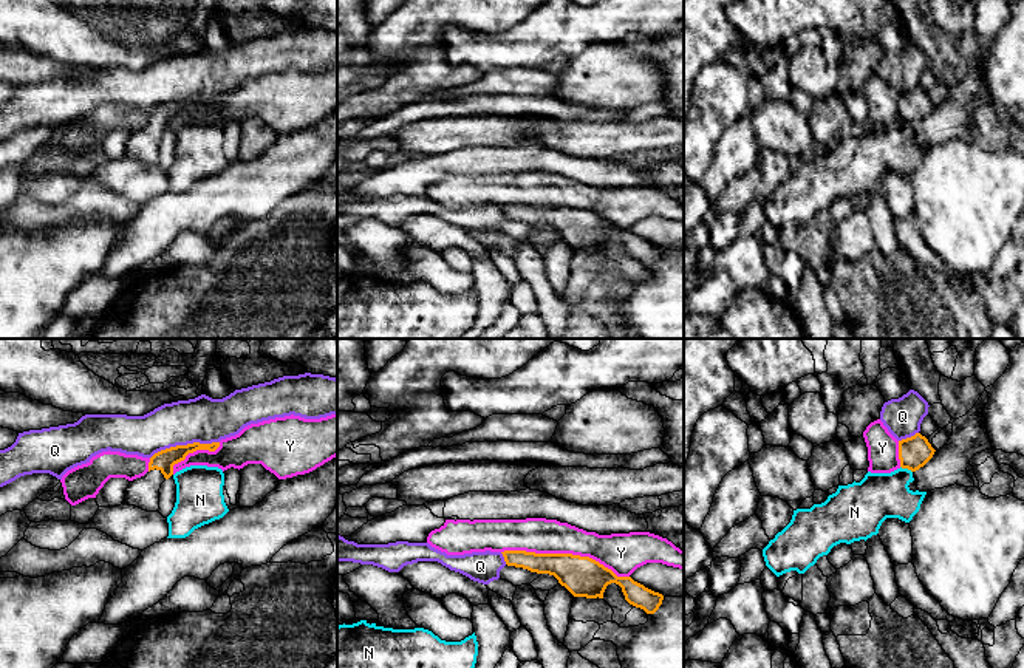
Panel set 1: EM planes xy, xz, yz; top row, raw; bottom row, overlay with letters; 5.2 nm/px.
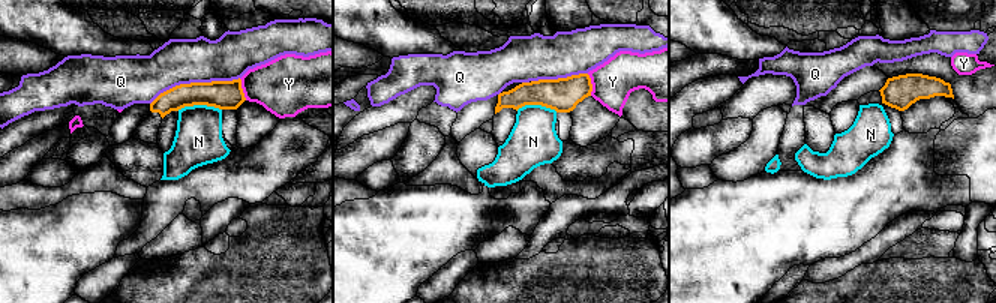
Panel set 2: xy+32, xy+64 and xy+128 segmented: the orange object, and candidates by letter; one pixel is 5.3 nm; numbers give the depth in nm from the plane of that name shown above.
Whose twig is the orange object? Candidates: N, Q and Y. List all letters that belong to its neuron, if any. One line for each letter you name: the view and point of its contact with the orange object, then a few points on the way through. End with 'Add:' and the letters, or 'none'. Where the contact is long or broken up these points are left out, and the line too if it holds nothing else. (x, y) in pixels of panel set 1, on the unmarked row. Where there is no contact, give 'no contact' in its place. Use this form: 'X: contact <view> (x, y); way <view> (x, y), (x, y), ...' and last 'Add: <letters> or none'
N: contact yz (907, 121); way yz (914, 105), (907, 121), (877, 150)
Add: N

